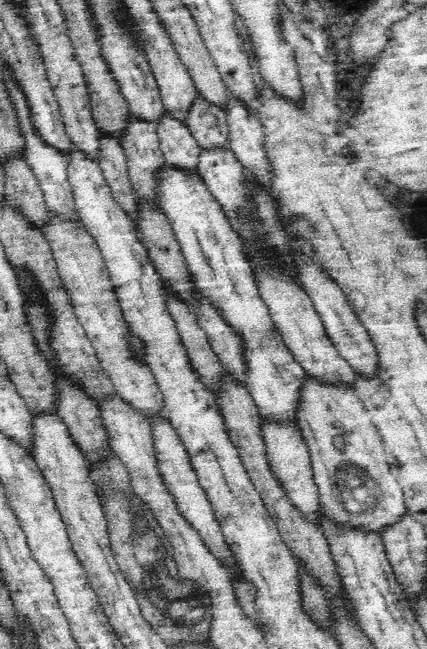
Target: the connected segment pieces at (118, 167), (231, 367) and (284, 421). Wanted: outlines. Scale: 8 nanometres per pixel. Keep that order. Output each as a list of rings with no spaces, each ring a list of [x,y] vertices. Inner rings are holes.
[[[98,128],[98,158],[96,160],[108,181],[116,202],[119,202],[119,205],[133,219],[133,184],[129,179],[122,145],[110,130],[99,130]]]
[[[200,297],[200,306],[198,306],[198,315],[200,315],[200,328],[204,330],[212,351],[217,355],[223,368],[228,372],[233,372],[235,378],[243,380],[240,376],[241,370],[241,342],[234,338],[230,333],[229,327],[214,314],[212,306]]]
[[[292,412],[278,416],[258,414],[257,428],[260,429],[260,442],[264,448],[265,468],[268,468],[269,476],[276,480],[276,484],[280,485],[284,500],[288,501],[308,524],[323,530],[323,506],[318,485],[315,483],[311,450],[303,435],[300,420],[292,415]]]

